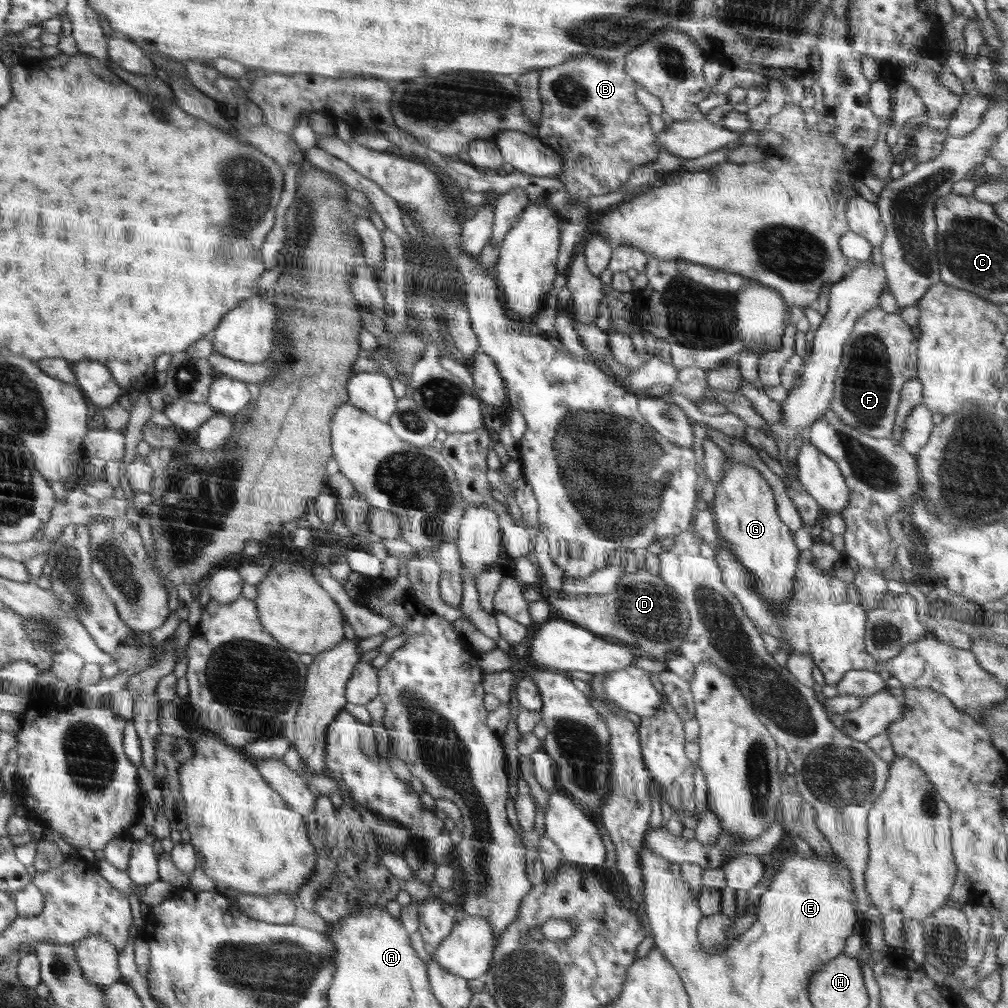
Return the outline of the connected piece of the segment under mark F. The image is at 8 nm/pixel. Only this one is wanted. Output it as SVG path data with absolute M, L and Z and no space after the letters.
M880 306L868 309L864 311L855 322L853 326L853 331L851 335L848 337L848 340L844 343L843 348L843 359L841 360L840 366L838 367L836 376L835 376L835 387L834 394L829 404L829 409L832 412L835 412L840 418L841 421L844 421L844 424L847 424L849 427L855 428L858 432L862 431L864 434L868 434L868 436L873 436L876 438L884 438L888 437L893 433L893 428L895 427L895 418L897 413L897 406L901 399L901 390L903 384L910 380L911 378L917 378L917 338L910 331L911 327L909 327L898 312L885 312L881 309Z

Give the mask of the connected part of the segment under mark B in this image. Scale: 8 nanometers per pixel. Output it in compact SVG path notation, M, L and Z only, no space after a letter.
M582 55L554 68L540 72L539 95L542 105L535 136L563 158L563 168L556 178L569 194L572 204L592 195L614 192L641 166L656 160L660 154L656 145L656 130L650 126L650 112L637 99L638 84L626 73L624 59L611 61Z

